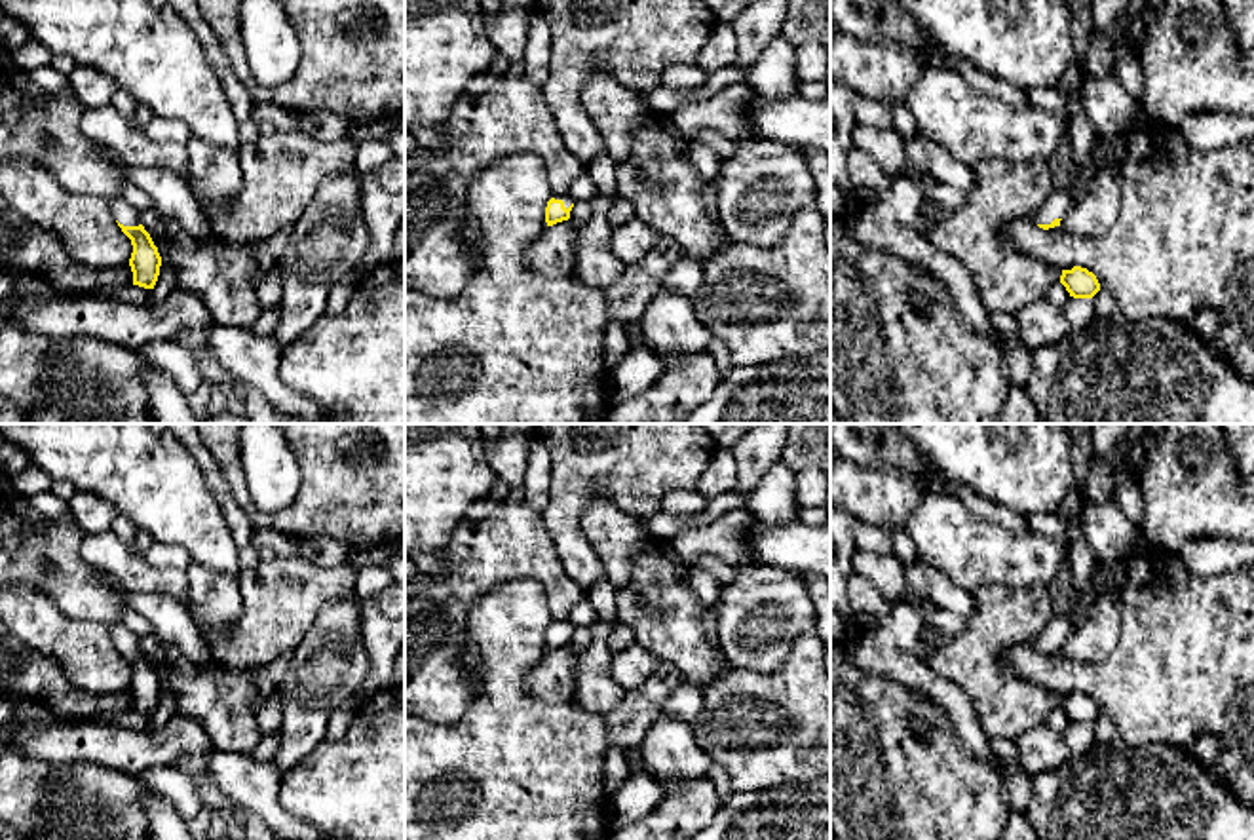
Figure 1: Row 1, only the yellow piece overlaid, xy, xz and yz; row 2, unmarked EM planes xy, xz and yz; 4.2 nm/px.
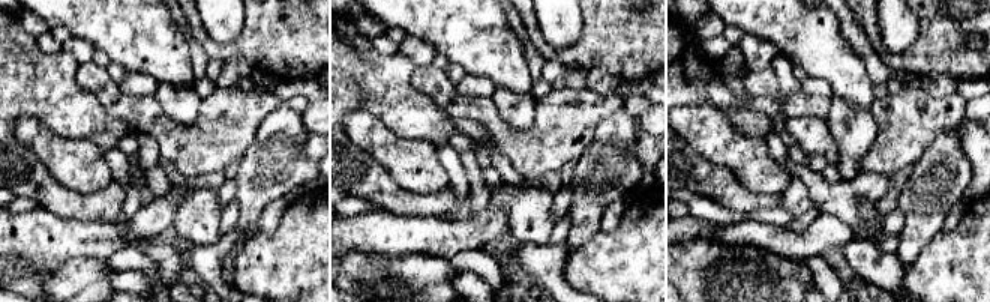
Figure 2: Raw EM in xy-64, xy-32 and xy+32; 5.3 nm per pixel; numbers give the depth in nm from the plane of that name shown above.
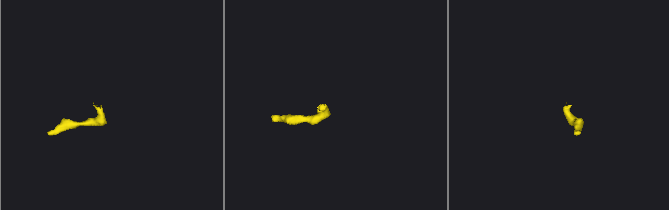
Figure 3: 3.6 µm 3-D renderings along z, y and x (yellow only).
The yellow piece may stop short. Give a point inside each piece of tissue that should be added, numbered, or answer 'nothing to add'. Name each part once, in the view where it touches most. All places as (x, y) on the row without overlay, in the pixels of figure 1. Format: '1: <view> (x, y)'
1: xy (120, 633)

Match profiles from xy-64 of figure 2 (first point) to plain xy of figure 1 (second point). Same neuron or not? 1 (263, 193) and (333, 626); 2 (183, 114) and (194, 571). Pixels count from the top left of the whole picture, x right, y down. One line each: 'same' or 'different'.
1: same
2: same

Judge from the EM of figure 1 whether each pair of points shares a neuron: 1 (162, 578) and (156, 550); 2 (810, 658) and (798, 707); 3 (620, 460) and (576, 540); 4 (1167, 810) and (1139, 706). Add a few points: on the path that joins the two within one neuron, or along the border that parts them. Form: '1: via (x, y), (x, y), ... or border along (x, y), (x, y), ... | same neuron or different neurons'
1: border along (143, 557), (156, 567), (181, 567), (185, 571) | different neurons
2: via (802, 669), (802, 696) | same neuron
3: via (595, 468), (570, 493), (570, 515) | same neuron
4: border along (1120, 740), (1127, 745), (1177, 745), (1190, 755) | different neurons

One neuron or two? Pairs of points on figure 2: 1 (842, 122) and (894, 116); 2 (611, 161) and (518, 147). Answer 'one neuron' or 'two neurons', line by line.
1: two neurons
2: two neurons

